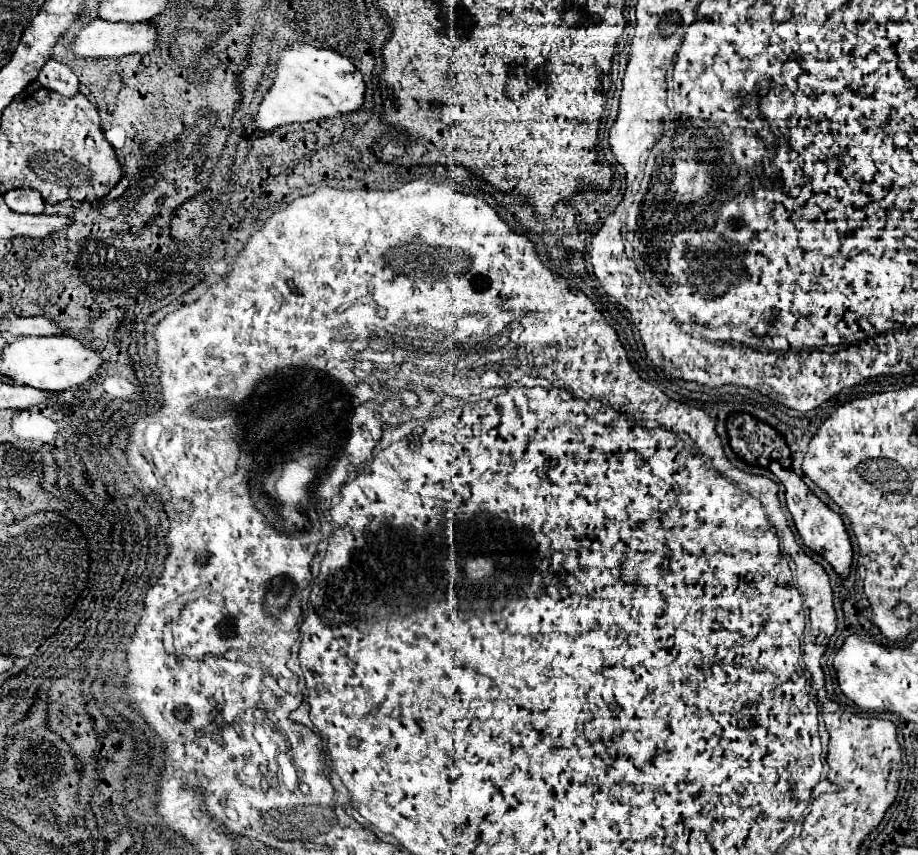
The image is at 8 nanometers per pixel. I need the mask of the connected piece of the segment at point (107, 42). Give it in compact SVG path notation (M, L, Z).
M95 19L85 29L79 31L77 39L69 47L79 57L121 57L121 55L147 55L151 53L159 43L159 35L151 23L113 23Z

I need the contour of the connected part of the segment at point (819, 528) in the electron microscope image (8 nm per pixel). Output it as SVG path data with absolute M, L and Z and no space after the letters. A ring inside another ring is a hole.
M773 461L769 465L769 471L773 471L779 481L785 485L785 497L787 497L787 509L791 511L793 515L793 521L795 521L795 527L803 539L803 543L813 549L815 553L819 553L833 569L839 577L847 577L849 575L849 567L851 567L851 557L853 557L853 551L851 551L851 541L849 541L849 535L847 535L847 529L841 521L841 517L831 511L821 499L817 499L809 487L801 481L801 477L789 469L783 469L777 461Z

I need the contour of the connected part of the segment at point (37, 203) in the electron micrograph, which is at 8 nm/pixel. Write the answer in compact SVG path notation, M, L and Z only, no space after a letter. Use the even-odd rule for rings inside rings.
M13 189L13 191L7 191L3 195L7 207L15 213L31 213L31 215L37 215L37 213L43 213L45 211L45 201L41 199L41 195L33 189Z

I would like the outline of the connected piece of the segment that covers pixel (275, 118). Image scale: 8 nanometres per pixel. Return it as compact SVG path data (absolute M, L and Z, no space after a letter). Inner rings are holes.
M295 43L281 51L277 59L275 83L265 93L255 123L261 131L271 131L275 127L289 123L319 121L345 113L355 113L363 105L363 95L365 95L363 77L347 57L335 51Z

